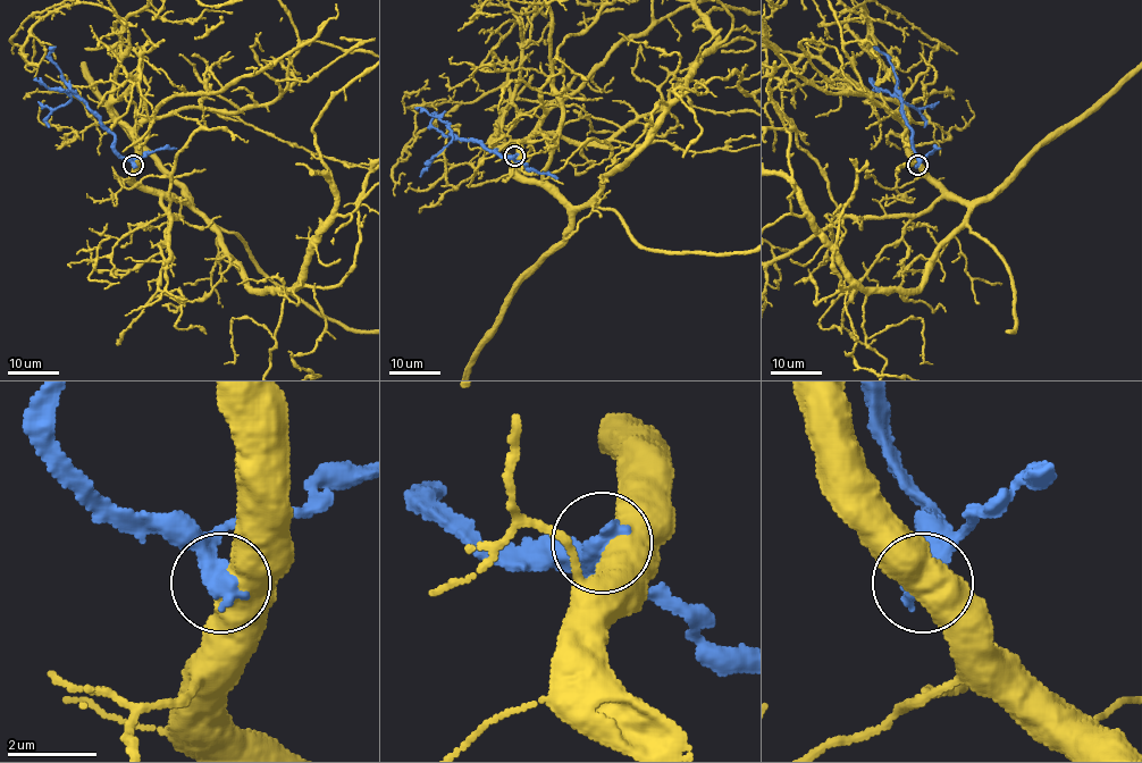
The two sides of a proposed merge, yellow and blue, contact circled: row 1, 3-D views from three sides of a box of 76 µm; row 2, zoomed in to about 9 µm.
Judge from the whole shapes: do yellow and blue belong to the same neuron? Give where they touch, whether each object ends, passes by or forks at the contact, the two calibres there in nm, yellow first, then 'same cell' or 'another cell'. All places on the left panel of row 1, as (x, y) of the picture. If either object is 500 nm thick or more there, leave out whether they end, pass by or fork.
(133, 165) | 750/550 nm | another cell

